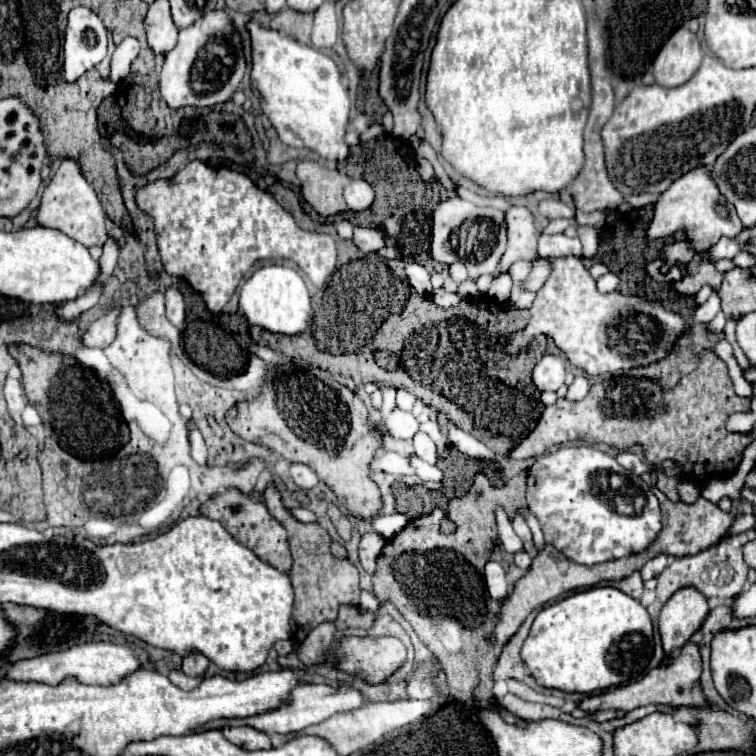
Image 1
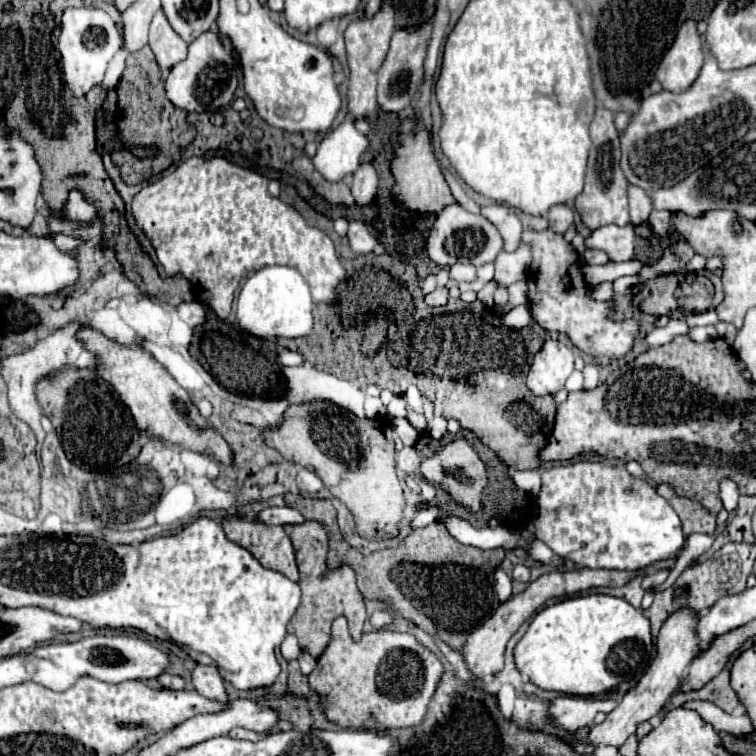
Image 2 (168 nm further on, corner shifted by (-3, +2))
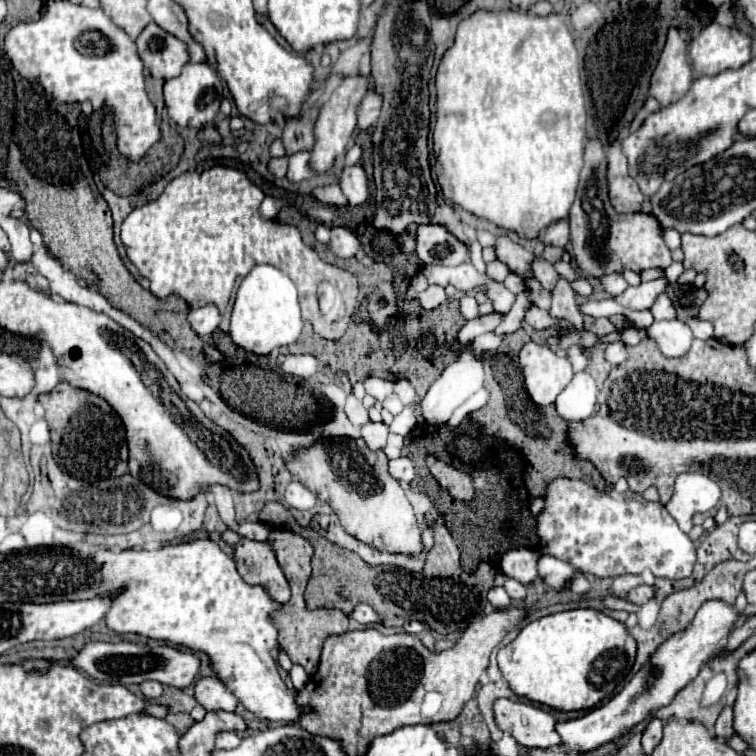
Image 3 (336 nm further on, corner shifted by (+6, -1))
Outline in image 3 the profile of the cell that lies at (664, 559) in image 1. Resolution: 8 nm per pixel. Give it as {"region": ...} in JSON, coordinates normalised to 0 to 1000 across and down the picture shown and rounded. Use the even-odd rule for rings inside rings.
{"region":[[[845,774],[845,776],[835,779],[832,787],[829,787],[829,792],[843,798],[843,800],[851,800],[851,798],[856,798],[864,790],[866,790],[866,779],[861,774]]]}

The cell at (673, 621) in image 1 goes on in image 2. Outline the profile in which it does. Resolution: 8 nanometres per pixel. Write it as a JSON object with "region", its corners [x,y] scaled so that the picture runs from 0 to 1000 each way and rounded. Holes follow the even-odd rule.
{"region":[[[910,804],[897,807],[894,812],[889,812],[878,823],[878,828],[870,839],[870,847],[868,847],[868,860],[870,862],[868,862],[865,876],[854,886],[854,892],[847,897],[847,902],[825,918],[823,929],[802,947],[802,952],[796,958],[780,963],[780,974],[778,974],[780,987],[791,989],[794,984],[810,984],[810,987],[820,989],[828,981],[828,976],[841,968],[847,955],[860,952],[862,947],[868,947],[884,931],[892,913],[902,905],[902,899],[907,899],[913,873],[918,873],[918,862],[921,862],[921,854],[923,854],[921,823],[923,823],[921,812]]]}

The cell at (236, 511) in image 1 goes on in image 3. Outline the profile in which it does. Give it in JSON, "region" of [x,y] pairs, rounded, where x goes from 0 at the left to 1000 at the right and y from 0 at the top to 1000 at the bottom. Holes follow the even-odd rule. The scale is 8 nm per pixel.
{"region":[[[321,710],[311,721],[308,739],[313,755],[327,771],[351,774],[356,776],[356,787],[361,787],[361,792],[372,792],[372,798],[382,795],[382,769],[377,766],[356,716],[335,716]]]}

